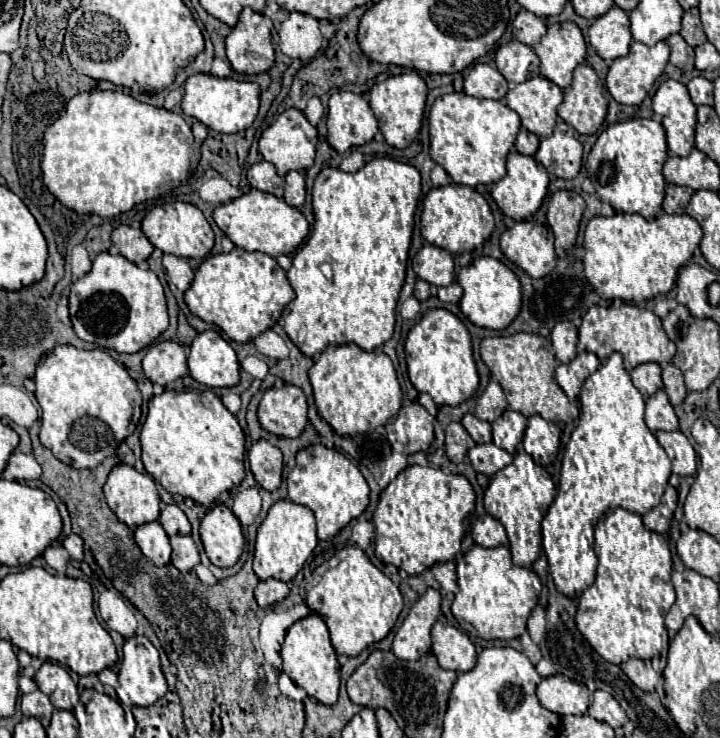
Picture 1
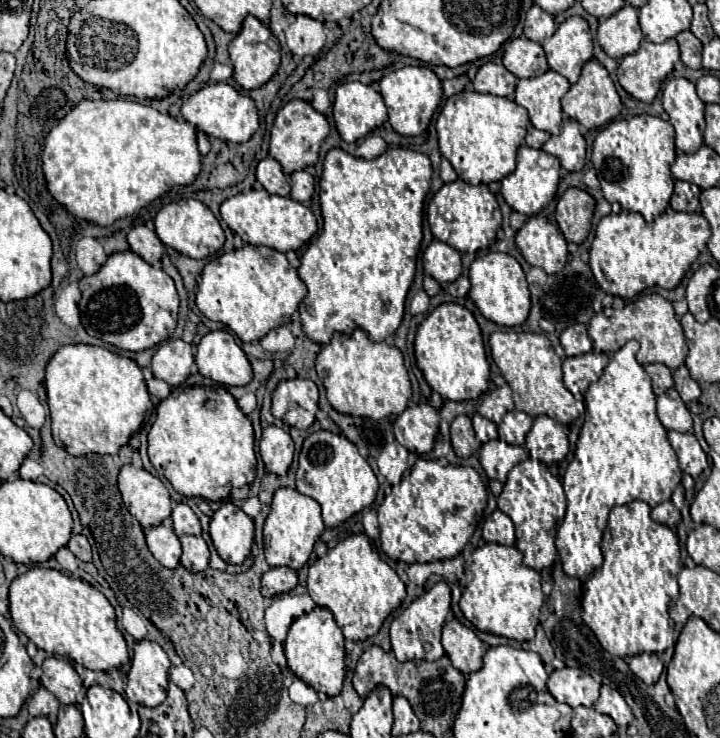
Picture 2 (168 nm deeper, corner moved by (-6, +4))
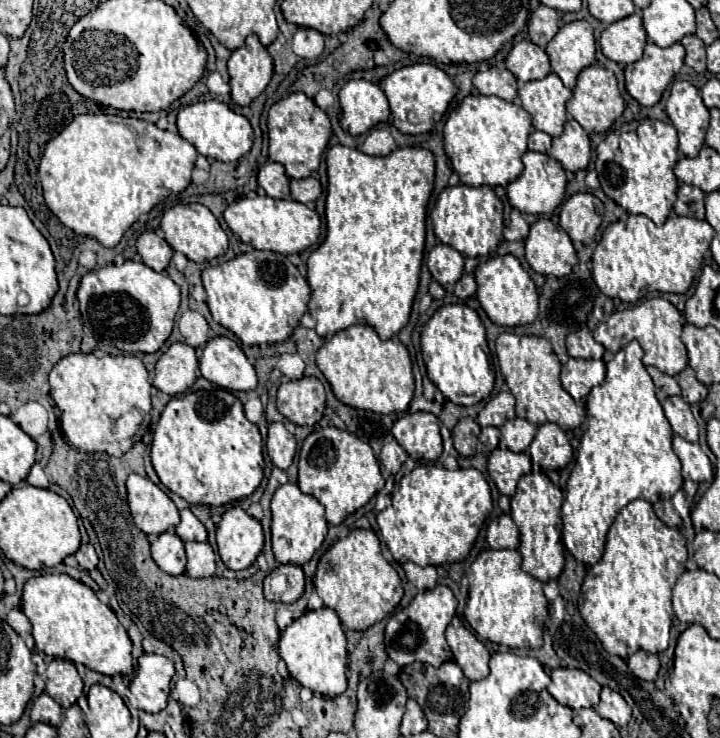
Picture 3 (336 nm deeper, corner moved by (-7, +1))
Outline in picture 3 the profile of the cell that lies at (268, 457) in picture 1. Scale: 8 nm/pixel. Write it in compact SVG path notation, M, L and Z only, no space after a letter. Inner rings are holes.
M283 422L269 424L269 436L267 436L267 454L273 460L273 464L281 470L287 470L295 458L295 436L283 426Z

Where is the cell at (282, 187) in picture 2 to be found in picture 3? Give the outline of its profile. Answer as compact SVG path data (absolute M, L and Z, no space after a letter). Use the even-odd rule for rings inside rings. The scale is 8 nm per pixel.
M267 162L259 170L259 186L271 198L289 198L289 176L285 168L277 162Z

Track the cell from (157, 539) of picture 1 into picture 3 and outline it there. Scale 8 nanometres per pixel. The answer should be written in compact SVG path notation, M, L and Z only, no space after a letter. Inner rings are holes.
M165 532L159 534L151 540L151 554L155 564L171 574L171 576L179 576L185 572L185 564L187 564L187 556L185 556L185 548L183 548L183 540L179 540L179 536L175 532Z

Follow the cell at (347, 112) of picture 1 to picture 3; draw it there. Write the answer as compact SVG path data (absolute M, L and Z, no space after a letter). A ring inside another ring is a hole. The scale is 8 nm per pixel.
M363 78L349 80L339 92L339 102L341 126L353 136L387 122L391 116L385 92L377 84Z

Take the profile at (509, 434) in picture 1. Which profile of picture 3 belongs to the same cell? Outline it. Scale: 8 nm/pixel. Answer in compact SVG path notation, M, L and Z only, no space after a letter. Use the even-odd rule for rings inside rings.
M515 418L515 420L507 420L507 424L503 424L501 428L501 438L503 444L511 450L511 452L525 452L531 444L531 440L535 438L537 426L533 426L527 420Z

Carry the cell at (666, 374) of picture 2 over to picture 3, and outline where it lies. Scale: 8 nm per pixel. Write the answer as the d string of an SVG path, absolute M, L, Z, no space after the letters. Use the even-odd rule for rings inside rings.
M649 366L647 372L651 374L651 378L653 378L655 386L657 386L657 398L659 398L661 402L663 402L665 398L669 398L669 396L679 396L679 394L681 394L681 388L679 388L679 384L677 384L677 380L675 380L673 376L667 376L667 374L659 372L659 370L653 368L653 366Z

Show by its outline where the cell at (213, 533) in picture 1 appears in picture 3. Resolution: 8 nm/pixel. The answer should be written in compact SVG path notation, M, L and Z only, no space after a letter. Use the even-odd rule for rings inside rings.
M235 506L235 508L229 508L219 526L217 526L217 546L219 546L219 556L223 560L223 564L231 570L245 570L249 568L255 558L259 556L259 552L263 550L263 544L265 544L265 536L263 536L263 528L259 524L259 520L251 518L243 508Z

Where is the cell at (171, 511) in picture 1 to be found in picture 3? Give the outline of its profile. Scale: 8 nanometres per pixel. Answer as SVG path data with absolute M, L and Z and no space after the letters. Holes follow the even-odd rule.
M181 510L181 522L177 526L177 536L183 542L189 540L197 540L197 542L207 542L207 530L205 526L195 518L195 514L191 510Z

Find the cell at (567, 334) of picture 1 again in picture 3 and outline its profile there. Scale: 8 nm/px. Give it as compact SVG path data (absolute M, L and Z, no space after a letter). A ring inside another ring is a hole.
M587 326L567 336L567 350L573 358L585 358L585 360L589 358L601 360L605 354L605 348L593 340L593 334Z

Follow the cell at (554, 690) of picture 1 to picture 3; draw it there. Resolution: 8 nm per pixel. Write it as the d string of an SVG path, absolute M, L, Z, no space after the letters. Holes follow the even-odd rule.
M555 668L551 672L549 694L563 706L569 706L573 710L597 706L599 692L601 692L601 686L583 670Z

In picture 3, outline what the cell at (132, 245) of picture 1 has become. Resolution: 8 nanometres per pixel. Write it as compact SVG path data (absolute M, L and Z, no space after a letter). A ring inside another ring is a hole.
M157 232L141 234L137 240L137 252L143 258L143 262L155 272L165 272L173 256L173 248Z

